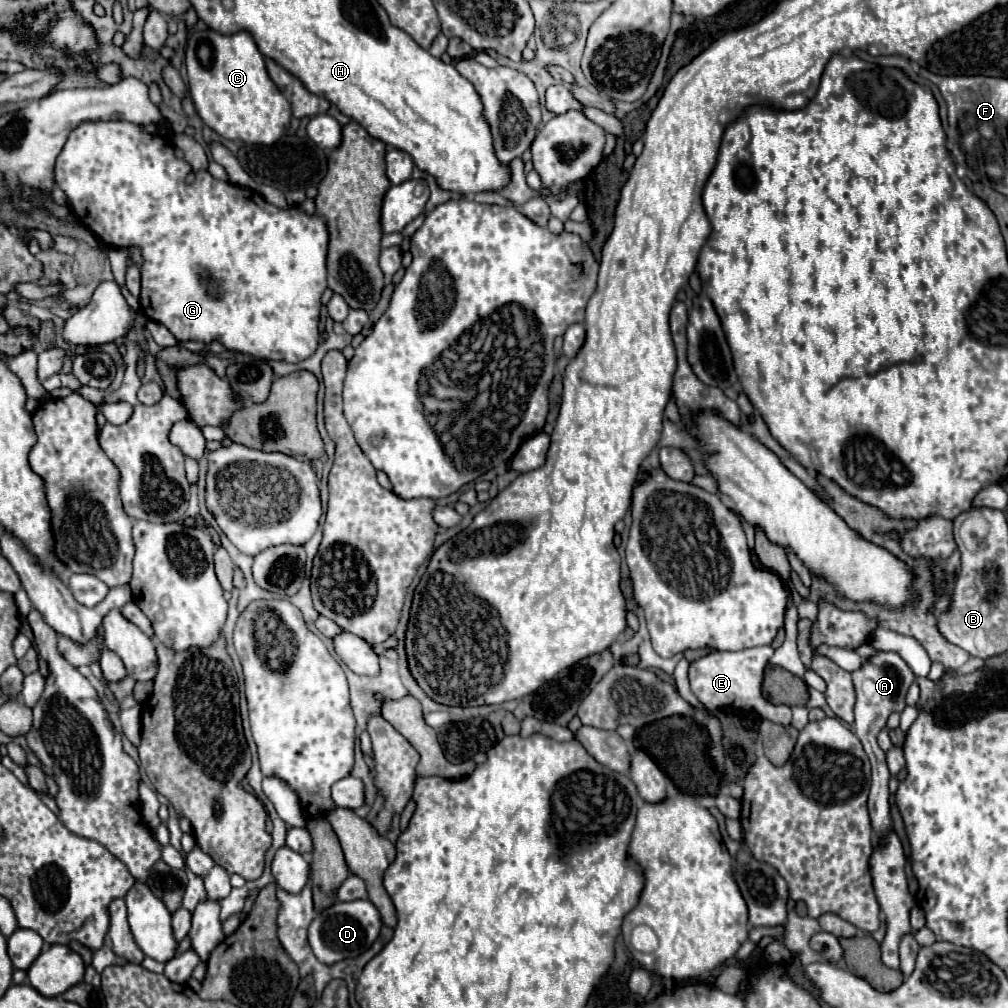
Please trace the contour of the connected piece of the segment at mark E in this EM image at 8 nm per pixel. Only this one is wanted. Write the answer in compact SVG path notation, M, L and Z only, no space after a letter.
M771 646L747 648L747 650L739 650L739 652L709 652L707 656L691 662L691 666L689 666L691 692L707 708L745 708L745 710L755 710L761 718L767 718L771 722L789 726L791 708L789 706L773 706L761 694L763 668L767 666L771 656L773 656L773 648Z

